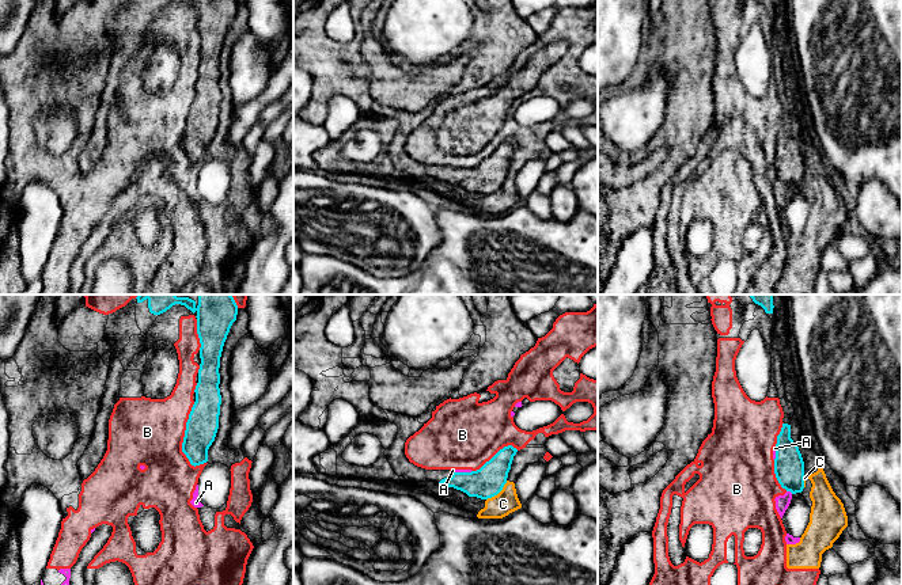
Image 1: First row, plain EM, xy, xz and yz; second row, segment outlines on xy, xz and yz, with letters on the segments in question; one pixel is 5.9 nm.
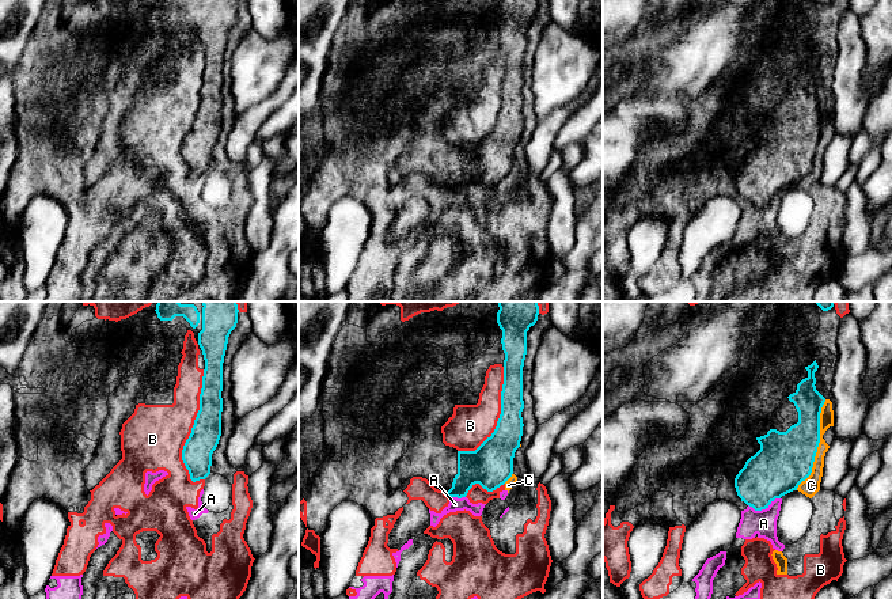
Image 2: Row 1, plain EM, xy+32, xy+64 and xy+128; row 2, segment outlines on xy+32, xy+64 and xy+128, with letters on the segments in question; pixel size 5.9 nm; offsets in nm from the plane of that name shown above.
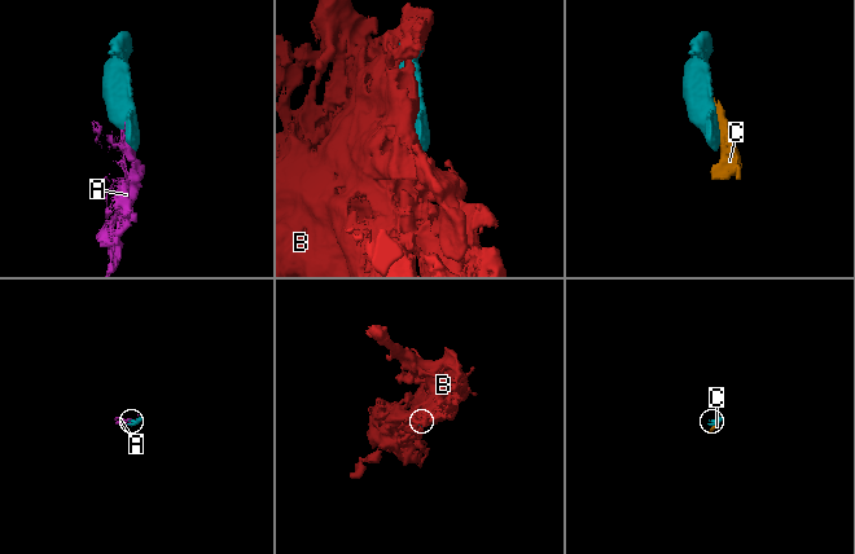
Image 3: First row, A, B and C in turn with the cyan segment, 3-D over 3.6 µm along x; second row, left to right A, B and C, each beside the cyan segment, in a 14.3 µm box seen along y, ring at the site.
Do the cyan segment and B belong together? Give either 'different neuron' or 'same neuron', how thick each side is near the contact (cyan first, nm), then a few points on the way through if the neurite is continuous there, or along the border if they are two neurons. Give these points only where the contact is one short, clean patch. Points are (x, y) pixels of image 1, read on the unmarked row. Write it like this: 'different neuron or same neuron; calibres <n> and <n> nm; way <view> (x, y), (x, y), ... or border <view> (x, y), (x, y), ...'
different neuron; calibres 190 and 400 nm

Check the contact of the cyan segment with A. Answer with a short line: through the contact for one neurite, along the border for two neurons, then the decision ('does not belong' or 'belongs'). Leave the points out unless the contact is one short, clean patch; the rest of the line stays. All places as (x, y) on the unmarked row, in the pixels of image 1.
line yz (787, 186), (792, 189); does not belong

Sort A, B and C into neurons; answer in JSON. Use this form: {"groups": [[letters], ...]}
{"groups": [["A", "B", "C"]]}

